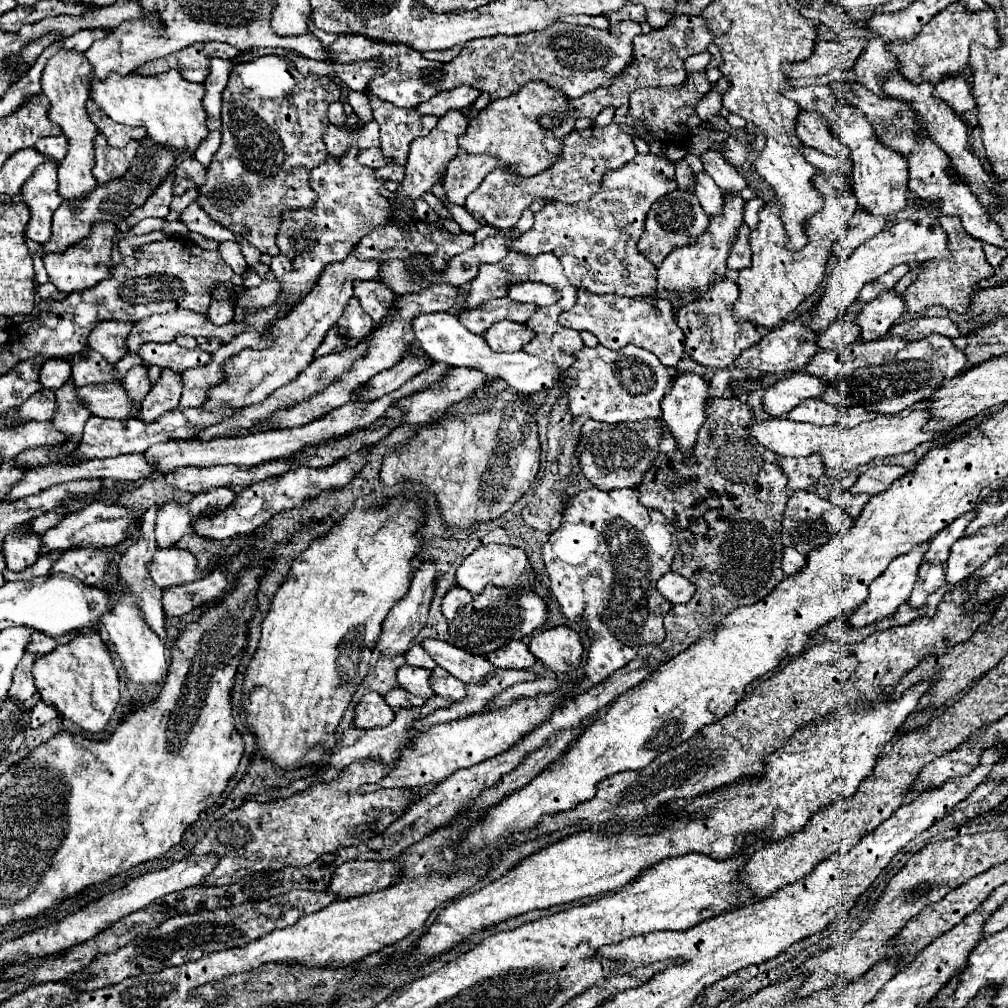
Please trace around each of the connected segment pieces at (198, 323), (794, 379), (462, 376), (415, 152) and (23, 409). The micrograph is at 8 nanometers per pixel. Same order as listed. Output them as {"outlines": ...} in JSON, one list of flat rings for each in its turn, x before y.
{"outlines":[[[170,310,166,314,154,314,146,320,138,320,128,334,128,352,138,352,142,344,146,342,172,342,176,334,190,334,194,338,208,336,208,338,220,338,224,344,232,340,232,336,240,334,244,330,244,324,224,324,216,328,214,324,208,324,204,320,204,314,188,312,188,310]],[[792,374,788,380,774,382,762,394,760,402,766,414,770,416,784,416,788,414,800,400,818,398,824,392,824,382,810,374]],[[454,368,444,376,444,382,424,392,403,398,398,403,404,410,404,422,410,426,424,426,438,420,452,404,464,400,468,394,484,386,488,378,478,368]],[[448,110,436,124,436,128,424,136,424,138,416,138,410,144,410,156,406,162,406,178,404,182,400,182,400,190,396,192,396,196,400,198,398,204,392,202,392,210,396,208,408,208,410,212,414,210,414,204,410,202,410,198,420,198,424,192,430,192,432,186,436,182,442,180,444,168,448,164,448,160,452,160,452,156,456,156,458,150,458,136,462,136,466,132,468,126,468,118,464,116,464,112,460,110]],[[40,390,40,392,36,392,36,396,32,396,32,400,26,400,20,408,16,408,16,414,22,420,44,422,44,420,50,420,54,416,56,408,58,408,58,402,56,402,54,392]]]}

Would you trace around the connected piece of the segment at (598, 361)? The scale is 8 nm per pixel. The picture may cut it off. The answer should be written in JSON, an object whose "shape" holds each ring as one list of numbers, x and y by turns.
{"shape":[[584,346,574,356,574,364,570,366,570,372,574,380,568,380,564,390,570,398,570,412,574,416,590,416,598,422,624,422,624,420,644,420,644,418,660,418,660,400,672,386,670,370,648,350,642,350,638,346,626,346,622,350,608,350,604,346,588,348]]}

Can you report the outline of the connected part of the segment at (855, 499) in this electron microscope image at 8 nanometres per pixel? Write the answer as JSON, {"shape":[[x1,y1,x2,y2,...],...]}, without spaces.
{"shape":[[846,492,846,494,832,494,830,496,830,502,838,504,840,508,844,508,852,518,860,516,860,512,862,512,862,508,864,508,864,504,868,500,870,500,868,494,850,494,850,492]]}

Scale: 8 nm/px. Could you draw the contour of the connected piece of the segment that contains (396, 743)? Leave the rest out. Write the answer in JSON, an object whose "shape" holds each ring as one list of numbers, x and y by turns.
{"shape":[[432,696,420,708,408,708,408,710,400,708,400,710,396,710,394,720,388,726,384,726,384,728,372,728,372,730,346,728,346,730,342,730,342,742,340,742,340,746,336,748,334,754,330,754,328,764,322,766,322,782,330,782,330,780,338,778,338,774,346,766,350,766,352,762,358,762,358,760,378,760,378,762,390,764,394,760,394,756,396,756,396,750,400,750,400,746,404,746,410,740,410,736,408,736,408,732,410,732,408,724,412,724,412,718,416,720,416,716,420,716,420,714,424,716,428,712,434,712,436,708,442,708,444,704,450,704,450,702,448,700,440,700,438,696]]}

